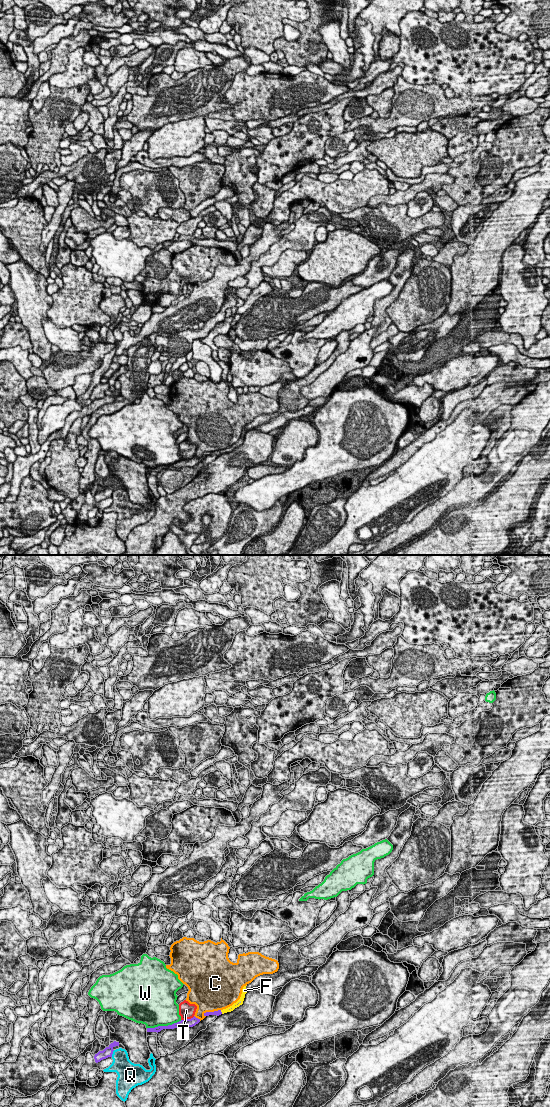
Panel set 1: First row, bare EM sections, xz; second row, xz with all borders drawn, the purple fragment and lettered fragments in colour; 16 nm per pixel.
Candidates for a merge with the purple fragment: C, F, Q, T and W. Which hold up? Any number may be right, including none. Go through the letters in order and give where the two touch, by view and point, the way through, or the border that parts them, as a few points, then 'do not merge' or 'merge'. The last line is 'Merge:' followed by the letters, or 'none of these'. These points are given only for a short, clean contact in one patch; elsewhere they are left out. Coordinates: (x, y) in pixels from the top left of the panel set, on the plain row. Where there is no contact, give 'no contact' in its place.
C: xz (211, 452) | do not merge
F: xz (221, 452) | across xz (218, 452), (221, 452), (231, 448) | merge
Q: xz (112, 493) | do not merge
T: xz (187, 459) | do not merge
W: xz (164, 466) | do not merge
Merge: F

